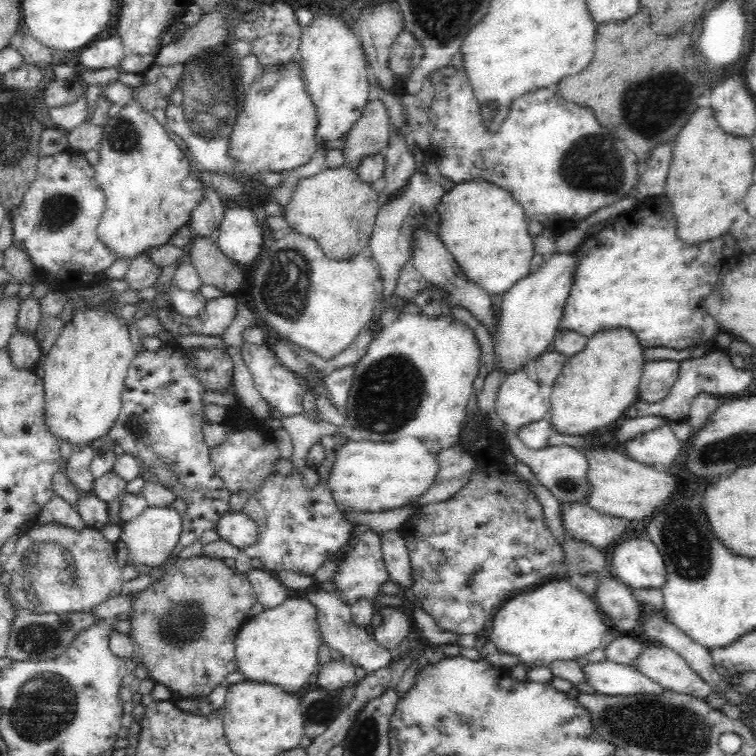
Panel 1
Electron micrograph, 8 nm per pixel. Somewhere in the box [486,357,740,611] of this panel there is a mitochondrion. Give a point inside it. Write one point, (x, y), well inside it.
(686, 542)

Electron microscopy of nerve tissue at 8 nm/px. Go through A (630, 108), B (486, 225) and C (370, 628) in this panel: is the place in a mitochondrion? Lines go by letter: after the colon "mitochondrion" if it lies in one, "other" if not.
A: mitochondrion
B: other
C: other

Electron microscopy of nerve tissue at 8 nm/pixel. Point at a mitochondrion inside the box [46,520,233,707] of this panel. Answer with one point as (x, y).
(185, 622)

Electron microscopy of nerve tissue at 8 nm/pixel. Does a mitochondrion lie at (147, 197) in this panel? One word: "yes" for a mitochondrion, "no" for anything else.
no

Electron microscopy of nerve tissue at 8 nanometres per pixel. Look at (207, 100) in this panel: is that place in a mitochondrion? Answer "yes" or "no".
yes

